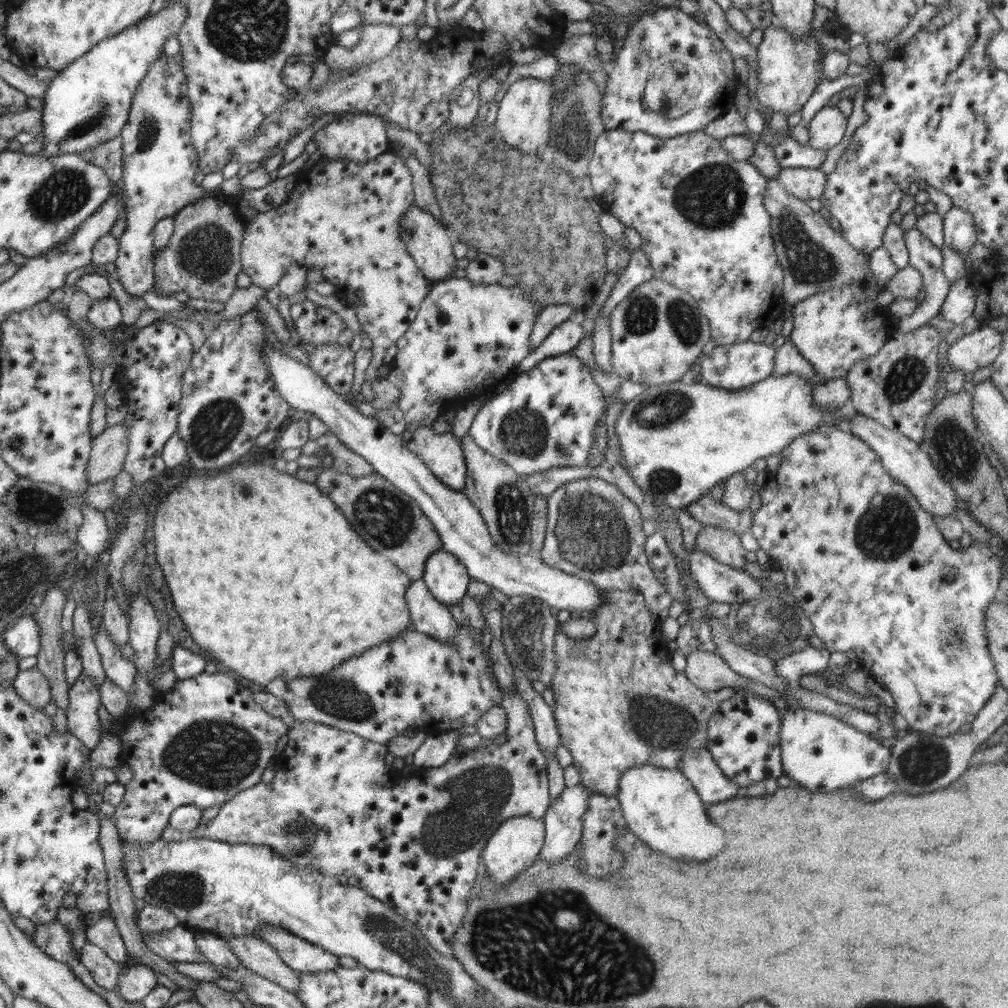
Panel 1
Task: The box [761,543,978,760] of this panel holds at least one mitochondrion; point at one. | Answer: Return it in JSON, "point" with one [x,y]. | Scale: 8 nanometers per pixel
{"point":[952,635]}

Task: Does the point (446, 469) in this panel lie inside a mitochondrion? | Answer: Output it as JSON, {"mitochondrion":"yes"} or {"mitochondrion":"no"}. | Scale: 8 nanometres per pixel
{"mitochondrion":"no"}

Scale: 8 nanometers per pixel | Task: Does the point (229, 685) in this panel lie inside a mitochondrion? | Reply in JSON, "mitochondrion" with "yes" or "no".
{"mitochondrion":"no"}

